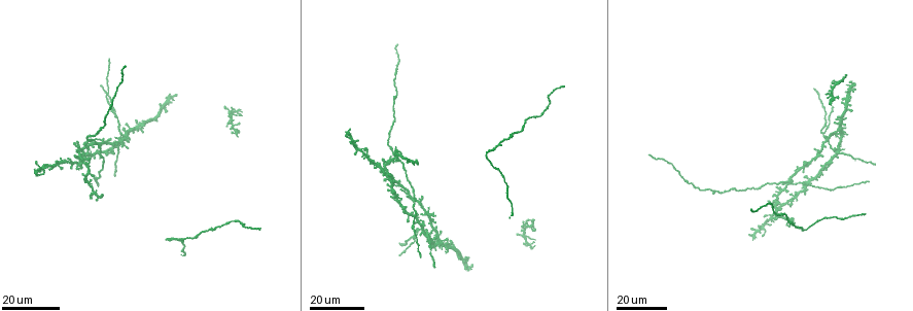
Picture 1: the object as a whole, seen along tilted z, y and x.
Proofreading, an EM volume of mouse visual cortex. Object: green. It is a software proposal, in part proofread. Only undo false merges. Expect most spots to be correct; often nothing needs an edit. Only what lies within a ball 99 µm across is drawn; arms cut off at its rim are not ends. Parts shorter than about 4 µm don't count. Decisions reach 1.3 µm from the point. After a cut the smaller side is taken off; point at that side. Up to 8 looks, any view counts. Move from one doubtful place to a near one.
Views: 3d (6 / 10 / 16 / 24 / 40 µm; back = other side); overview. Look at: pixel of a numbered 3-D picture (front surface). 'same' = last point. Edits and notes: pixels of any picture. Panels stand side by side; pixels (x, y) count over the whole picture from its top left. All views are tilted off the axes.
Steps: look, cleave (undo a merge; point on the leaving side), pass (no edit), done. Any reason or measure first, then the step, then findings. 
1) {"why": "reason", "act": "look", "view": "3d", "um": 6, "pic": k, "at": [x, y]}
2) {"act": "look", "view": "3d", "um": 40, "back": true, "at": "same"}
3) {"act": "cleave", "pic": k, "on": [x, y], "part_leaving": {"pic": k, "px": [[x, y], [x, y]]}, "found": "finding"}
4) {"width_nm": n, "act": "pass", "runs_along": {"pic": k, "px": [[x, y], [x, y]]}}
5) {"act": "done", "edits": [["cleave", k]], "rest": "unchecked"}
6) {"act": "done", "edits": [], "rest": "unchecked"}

{"why": "two arms in line, one across", "act": "look", "view": "3d", "um": 16, "pic": 1, "at": [417, 228]}

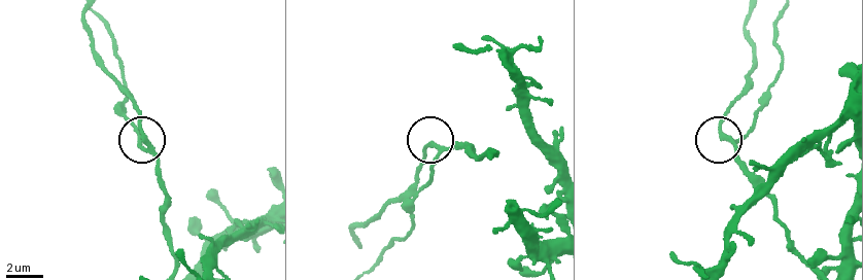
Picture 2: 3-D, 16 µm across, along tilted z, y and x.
{"act": "look", "view": "3d", "um": 10, "pic": 2, "at": [440, 148]}

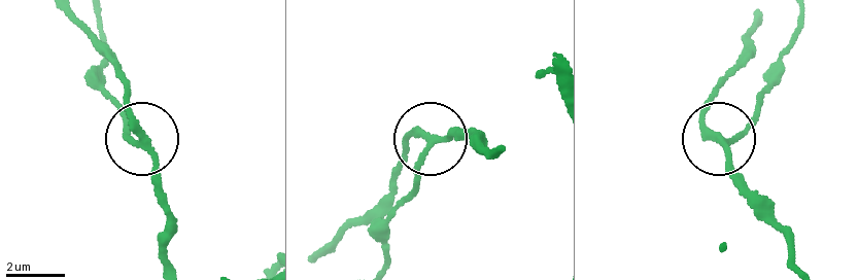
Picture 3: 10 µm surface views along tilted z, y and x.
{"act": "pass", "runs_along": {"pic": 3, "px": [[172, 265], [152, 155], [111, 100]]}, "found": "all the same neuron"}

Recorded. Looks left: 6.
{"why": "a fork", "act": "look", "view": "3d", "um": 24, "pic": 1, "at": [425, 237]}

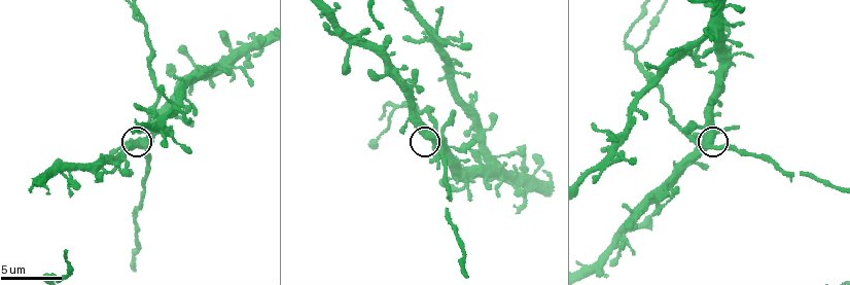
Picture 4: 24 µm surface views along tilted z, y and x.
{"act": "look", "view": "3d", "um": 10, "pic": 4, "at": [428, 131]}

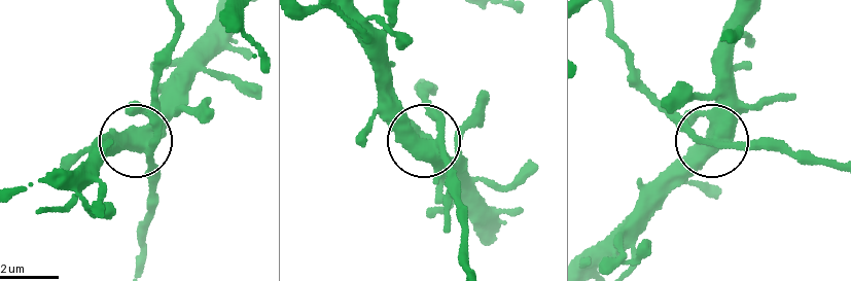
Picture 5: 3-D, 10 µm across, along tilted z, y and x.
{"width_nm": 480, "act": "pass", "runs_along": {"pic": 5, "px": [[746, 21], [729, 114], [711, 138], [689, 131], [641, 82]]}, "found": "all the same neuron"}

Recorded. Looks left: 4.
{"why": "thin arm on a thick one", "act": "look", "view": "3d", "um": 24, "pic": 1, "at": [789, 178]}

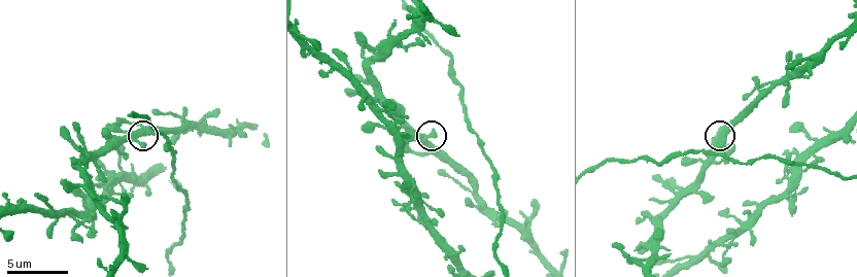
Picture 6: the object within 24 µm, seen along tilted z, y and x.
{"act": "look", "view": "3d", "um": 10, "pic": 6, "at": [135, 137]}

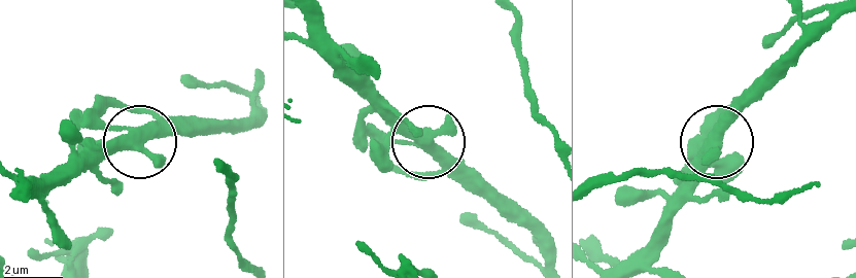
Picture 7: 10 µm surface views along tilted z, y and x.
{"width_nm": 370, "act": "pass", "found": "all the same neuron"}

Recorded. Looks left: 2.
{"why": "looks like a crossing", "act": "look", "view": "3d", "um": 24, "pic": 1, "at": [835, 85]}

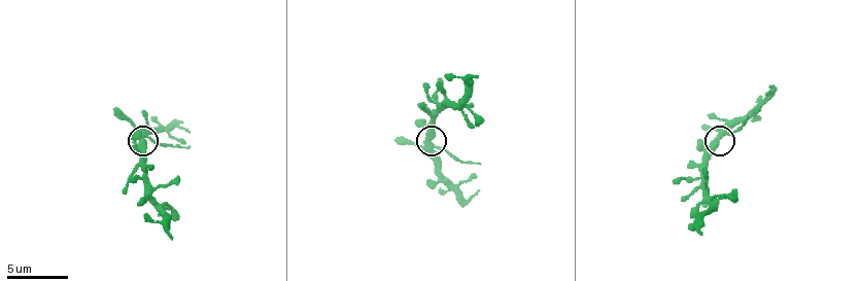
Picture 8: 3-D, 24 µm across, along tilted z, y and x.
{"act": "look", "view": "3d", "um": 6, "pic": 8, "at": [432, 148]}

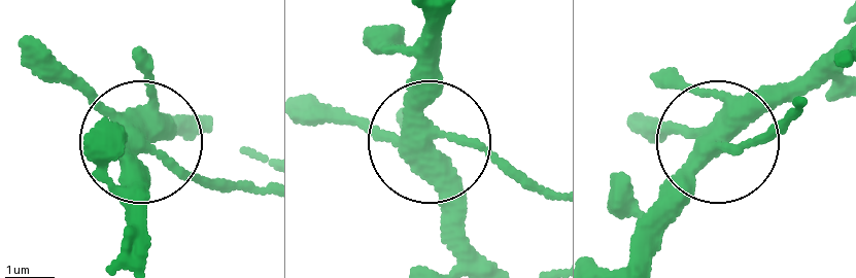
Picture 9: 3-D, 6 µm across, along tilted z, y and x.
{"act": "pass", "found": "continuous, no second neuron"}

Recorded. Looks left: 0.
{"act": "done", "edits": [], "rest": "unchecked"}

